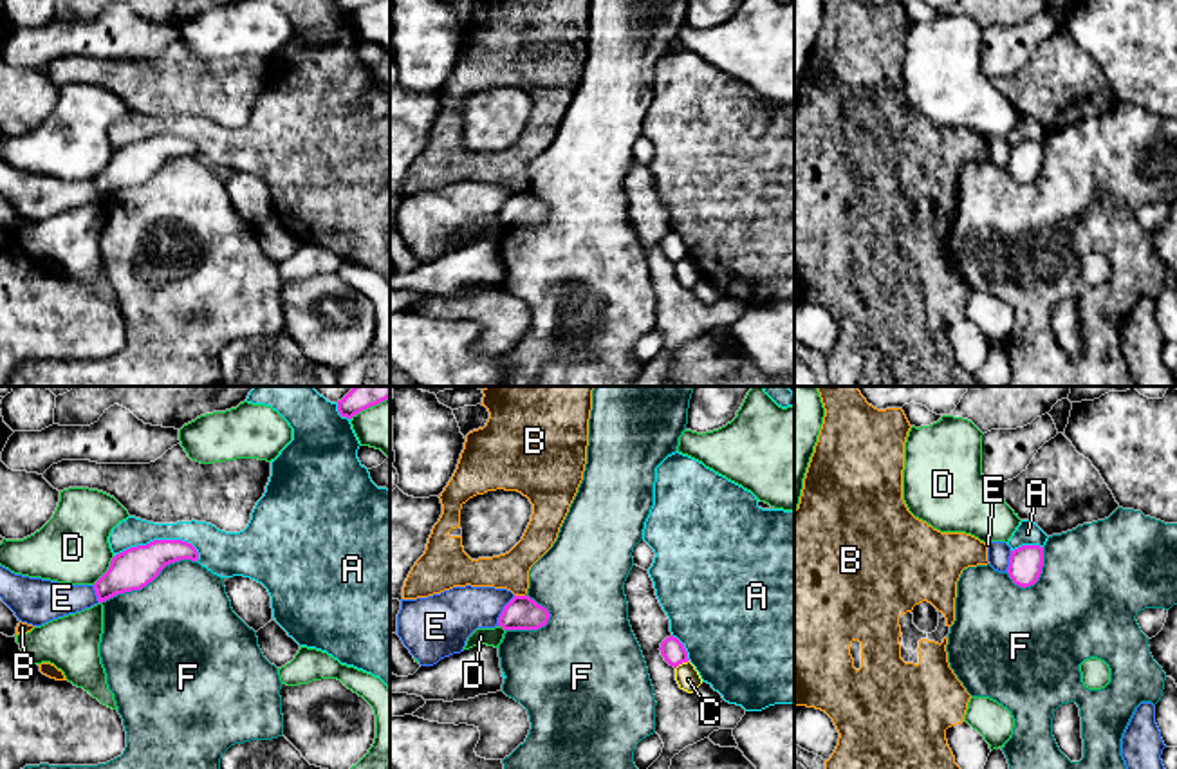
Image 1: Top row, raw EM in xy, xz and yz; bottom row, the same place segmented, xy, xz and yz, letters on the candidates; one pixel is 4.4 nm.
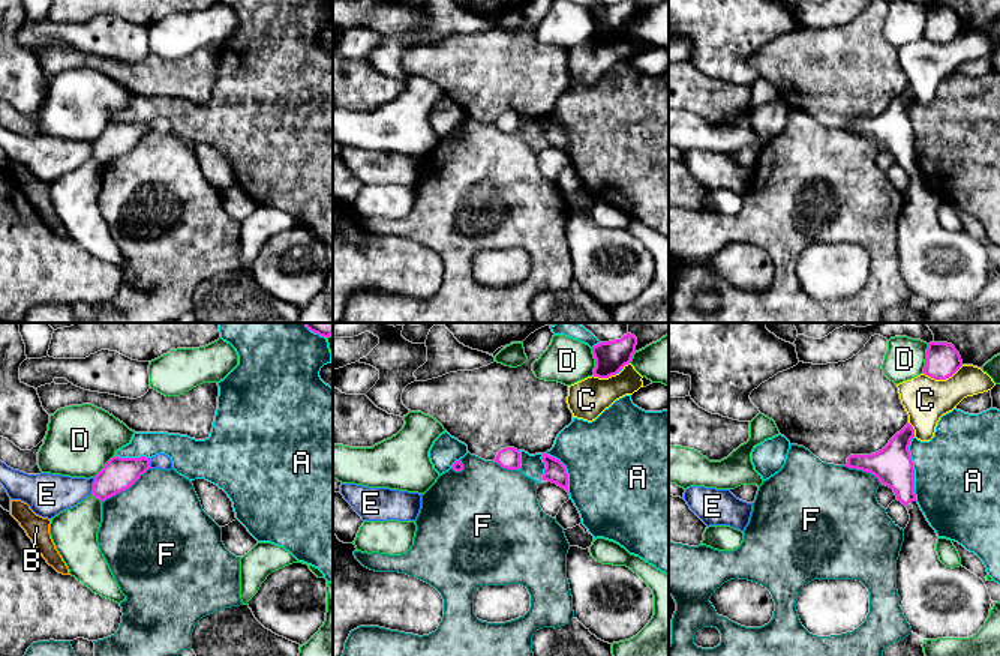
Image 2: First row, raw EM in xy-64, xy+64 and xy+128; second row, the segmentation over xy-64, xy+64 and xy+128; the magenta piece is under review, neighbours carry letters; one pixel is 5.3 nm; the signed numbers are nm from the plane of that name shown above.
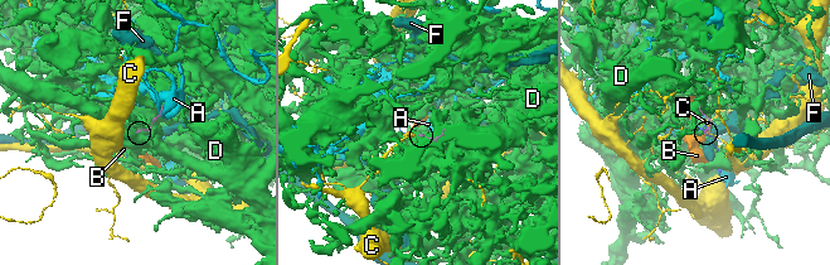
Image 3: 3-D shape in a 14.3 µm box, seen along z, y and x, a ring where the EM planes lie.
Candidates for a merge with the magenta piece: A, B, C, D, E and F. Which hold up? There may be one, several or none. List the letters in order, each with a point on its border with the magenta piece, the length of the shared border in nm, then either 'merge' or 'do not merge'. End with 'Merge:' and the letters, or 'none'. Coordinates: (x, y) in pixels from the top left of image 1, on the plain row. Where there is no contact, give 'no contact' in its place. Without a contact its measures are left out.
A: meets magenta in xy at (156, 136); contact 380 nm long; do not merge
B: meets magenta in xz at (520, 192); contact 50 nm long; do not merge
C: meets magenta in xz at (681, 259); contact 80 nm long; do not merge
D: meets magenta in xy at (107, 166); contact 160 nm long; do not merge
E: meets magenta in xz at (502, 206); contact 160 nm long; do not merge
F: meets magenta in xy at (148, 177); contact 460 nm long; do not merge
Merge: none

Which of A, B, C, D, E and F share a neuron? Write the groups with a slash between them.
A / B / C / D / E / F

